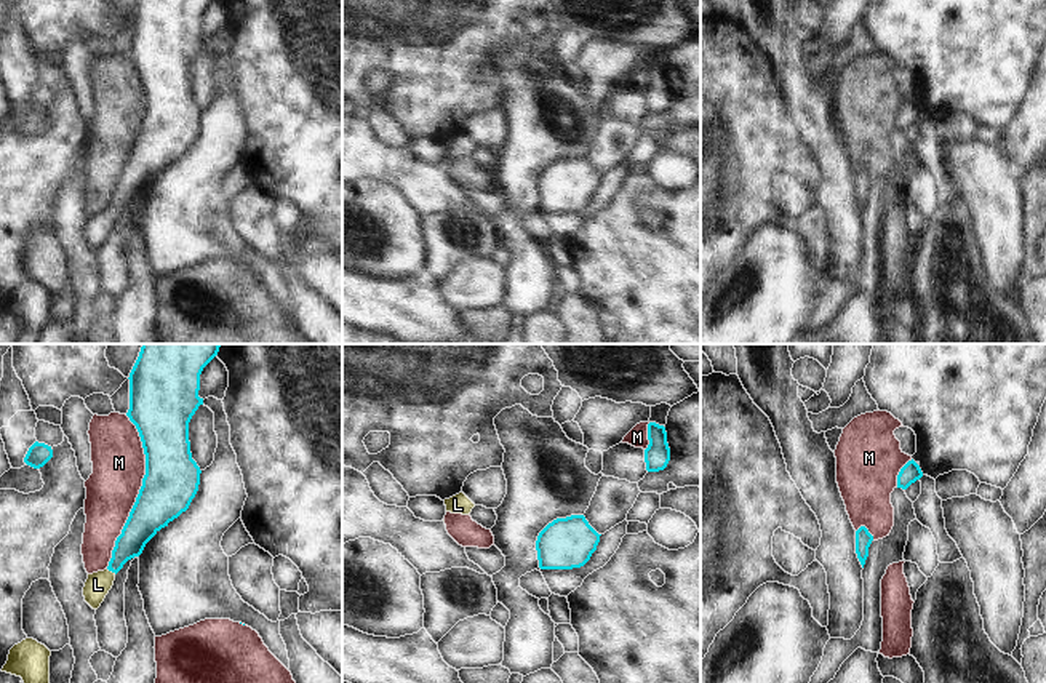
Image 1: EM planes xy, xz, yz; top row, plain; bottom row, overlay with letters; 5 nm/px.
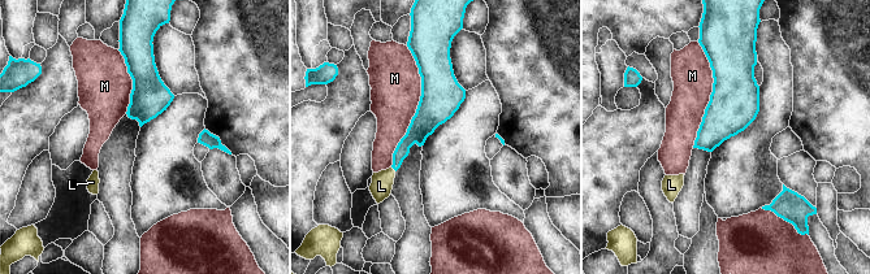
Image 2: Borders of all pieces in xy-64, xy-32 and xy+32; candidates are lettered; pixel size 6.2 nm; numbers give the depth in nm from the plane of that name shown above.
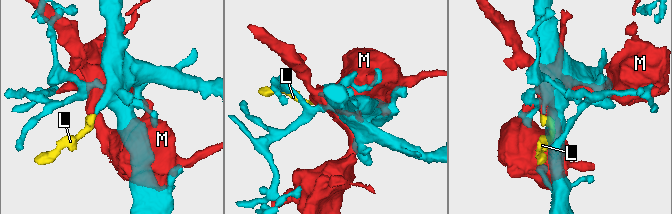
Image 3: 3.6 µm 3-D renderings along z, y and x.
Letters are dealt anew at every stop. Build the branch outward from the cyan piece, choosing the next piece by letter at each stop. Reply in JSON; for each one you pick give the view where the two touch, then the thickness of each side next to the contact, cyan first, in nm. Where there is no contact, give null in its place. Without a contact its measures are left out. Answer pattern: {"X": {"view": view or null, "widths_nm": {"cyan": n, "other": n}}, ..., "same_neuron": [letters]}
{"L": {"view": "xy", "widths_nm": {"cyan": 150, "other": 130}}, "same_neuron": ["L"]}

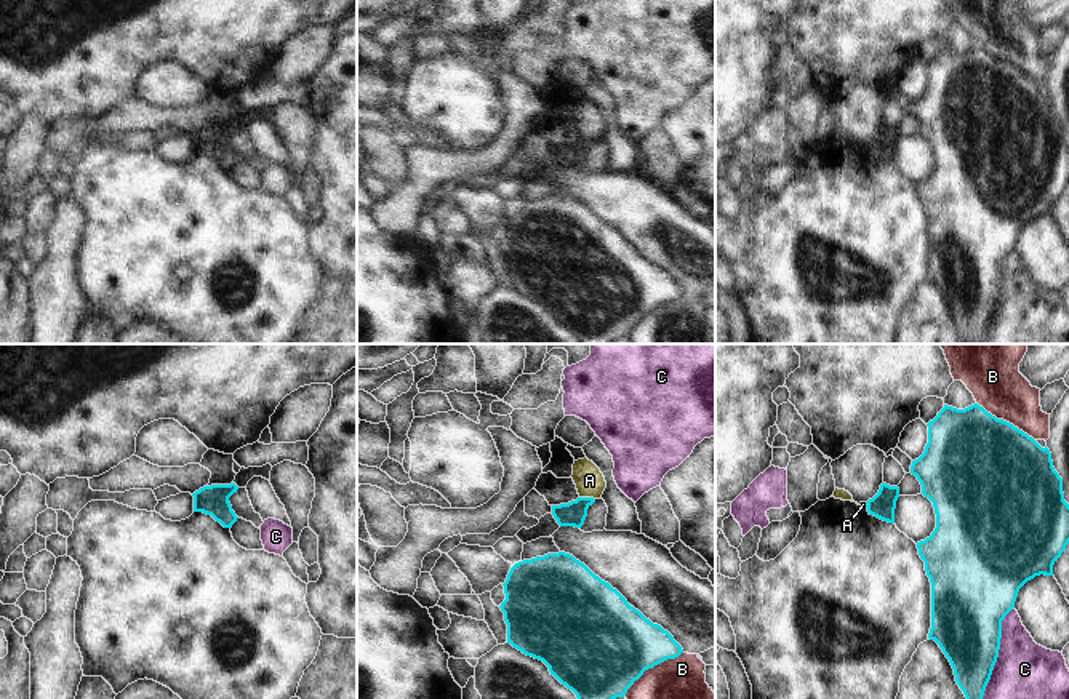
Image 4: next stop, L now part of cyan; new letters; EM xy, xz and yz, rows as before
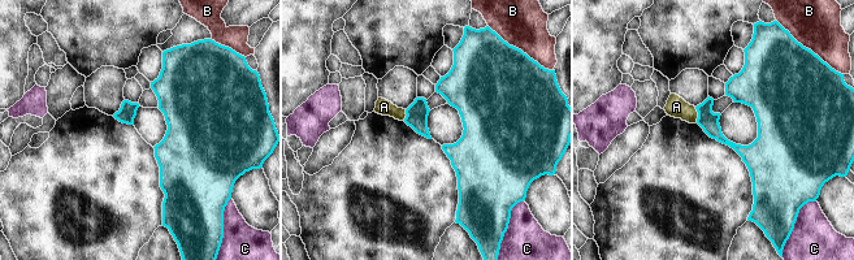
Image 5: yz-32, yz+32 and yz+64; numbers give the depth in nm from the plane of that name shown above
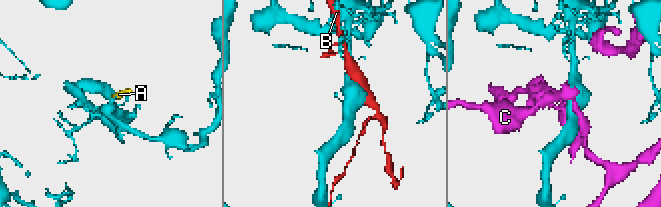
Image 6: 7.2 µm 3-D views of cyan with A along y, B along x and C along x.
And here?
{"same_neuron": []}

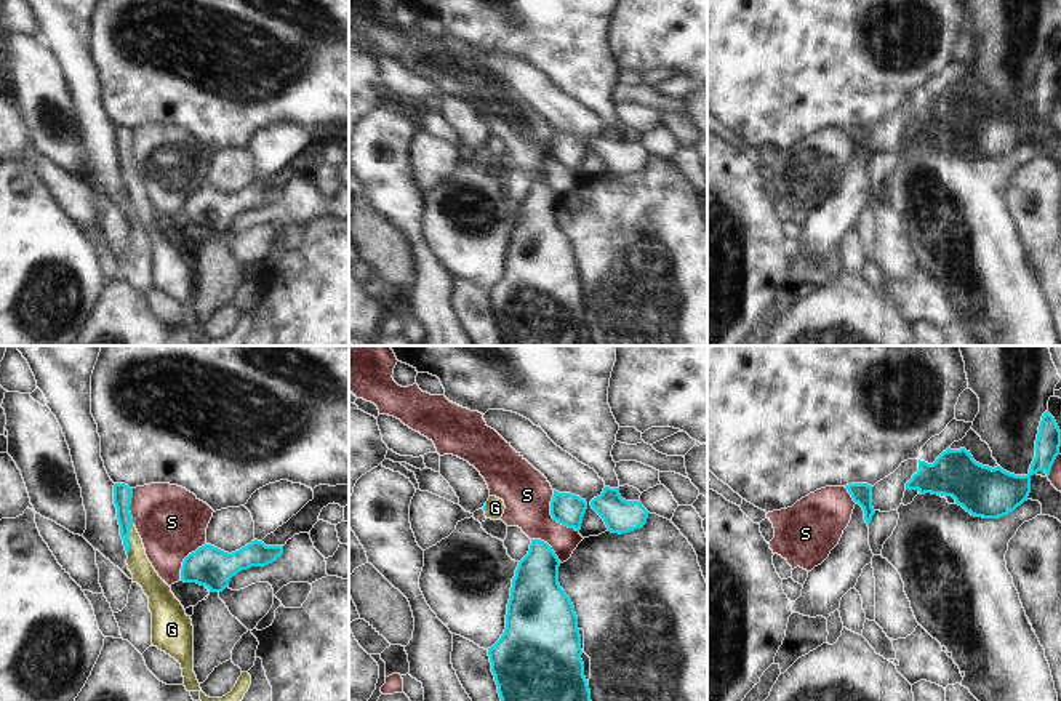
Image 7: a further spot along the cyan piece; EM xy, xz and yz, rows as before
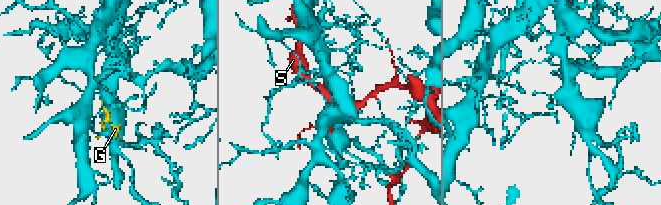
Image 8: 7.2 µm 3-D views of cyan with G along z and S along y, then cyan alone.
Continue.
{"G": {"view": "xy", "widths_nm": {"cyan": 100, "other": 120}}, "same_neuron": ["G"]}

